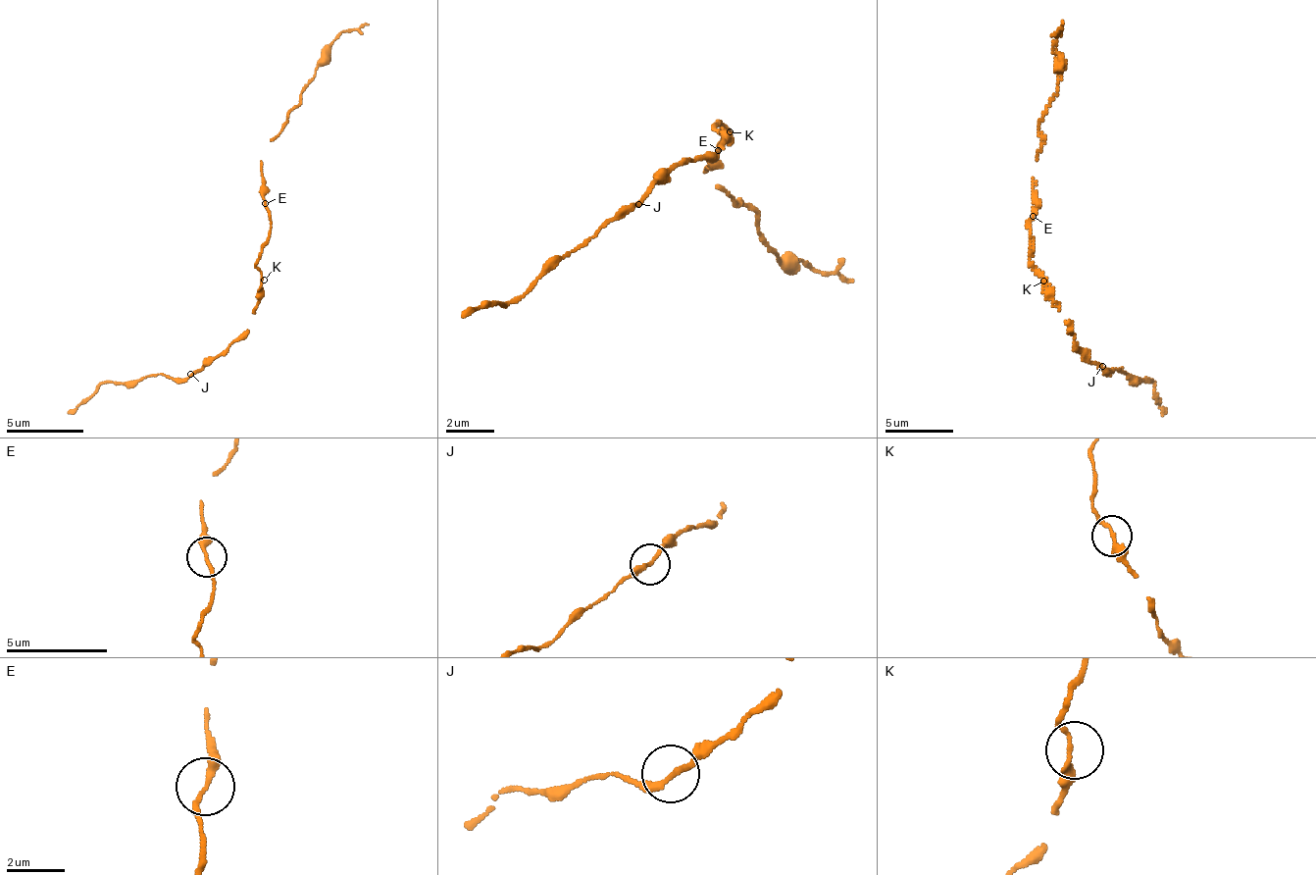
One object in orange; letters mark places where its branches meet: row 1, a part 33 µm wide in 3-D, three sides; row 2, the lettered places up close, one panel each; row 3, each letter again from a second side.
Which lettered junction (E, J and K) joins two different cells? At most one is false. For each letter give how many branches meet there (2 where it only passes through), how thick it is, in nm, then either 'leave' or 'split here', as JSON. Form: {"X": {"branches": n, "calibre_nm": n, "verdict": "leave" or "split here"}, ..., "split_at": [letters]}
{"E": {"branches": 2, "calibre_nm": 220, "verdict": "leave"}, "J": {"branches": 2, "calibre_nm": 200, "verdict": "leave"}, "K": {"branches": 2, "calibre_nm": 200, "verdict": "leave"}, "split_at": []}

